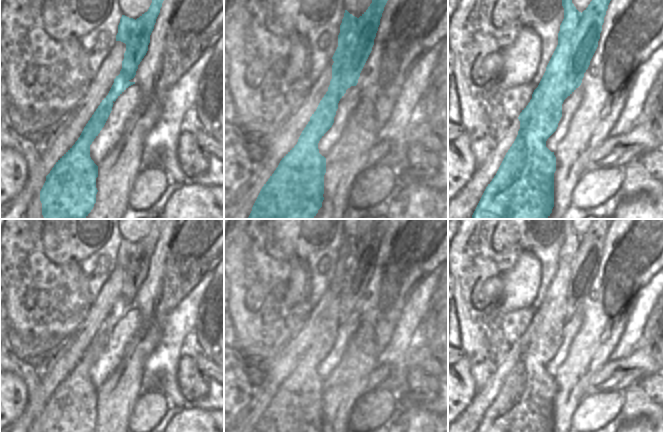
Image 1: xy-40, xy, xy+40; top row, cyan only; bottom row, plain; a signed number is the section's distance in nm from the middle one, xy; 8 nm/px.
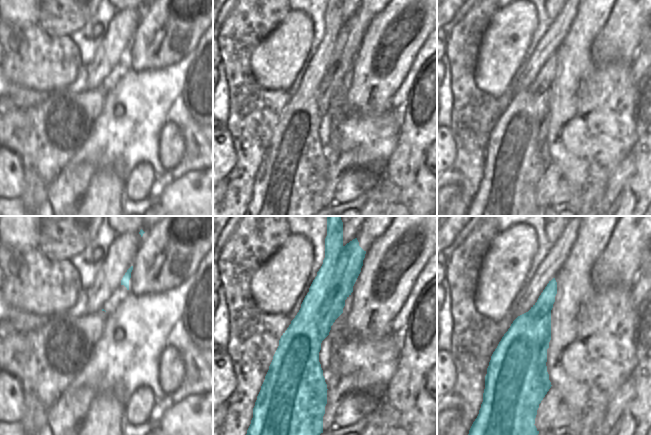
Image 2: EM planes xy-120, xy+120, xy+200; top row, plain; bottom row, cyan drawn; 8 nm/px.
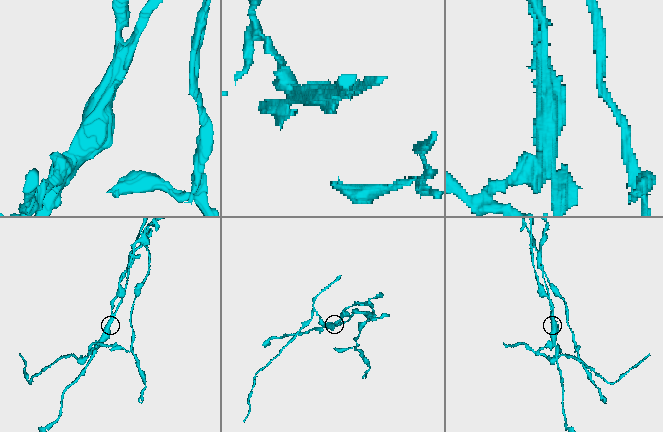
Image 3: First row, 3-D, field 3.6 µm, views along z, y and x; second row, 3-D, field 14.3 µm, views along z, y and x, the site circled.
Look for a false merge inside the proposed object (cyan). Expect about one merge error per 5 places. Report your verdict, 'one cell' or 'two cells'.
two cells

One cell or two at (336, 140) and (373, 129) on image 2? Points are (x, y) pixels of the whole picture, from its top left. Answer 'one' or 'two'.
one

